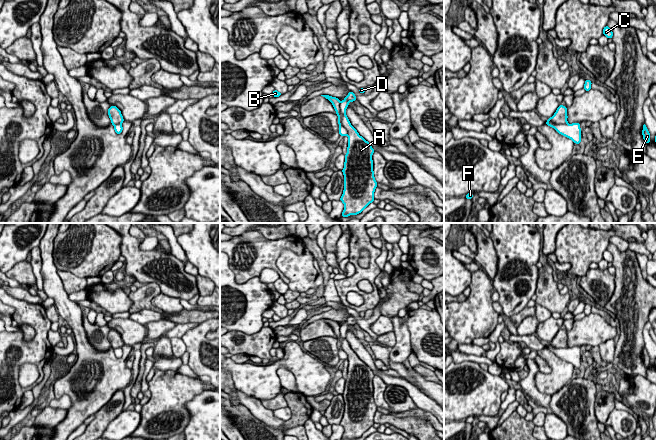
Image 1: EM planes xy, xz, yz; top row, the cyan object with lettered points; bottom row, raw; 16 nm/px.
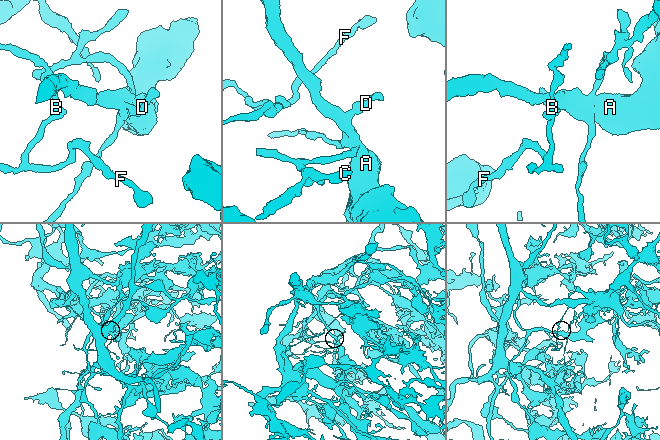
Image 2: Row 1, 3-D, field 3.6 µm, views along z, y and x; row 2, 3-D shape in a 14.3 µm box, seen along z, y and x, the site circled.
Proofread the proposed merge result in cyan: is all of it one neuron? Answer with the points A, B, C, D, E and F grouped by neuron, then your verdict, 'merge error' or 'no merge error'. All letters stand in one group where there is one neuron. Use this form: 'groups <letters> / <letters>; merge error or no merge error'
groups A E / B C D F; merge error

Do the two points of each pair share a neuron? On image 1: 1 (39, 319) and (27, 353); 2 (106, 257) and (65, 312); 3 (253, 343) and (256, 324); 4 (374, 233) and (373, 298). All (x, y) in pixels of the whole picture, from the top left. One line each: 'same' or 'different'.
1: same
2: different
3: different
4: different

